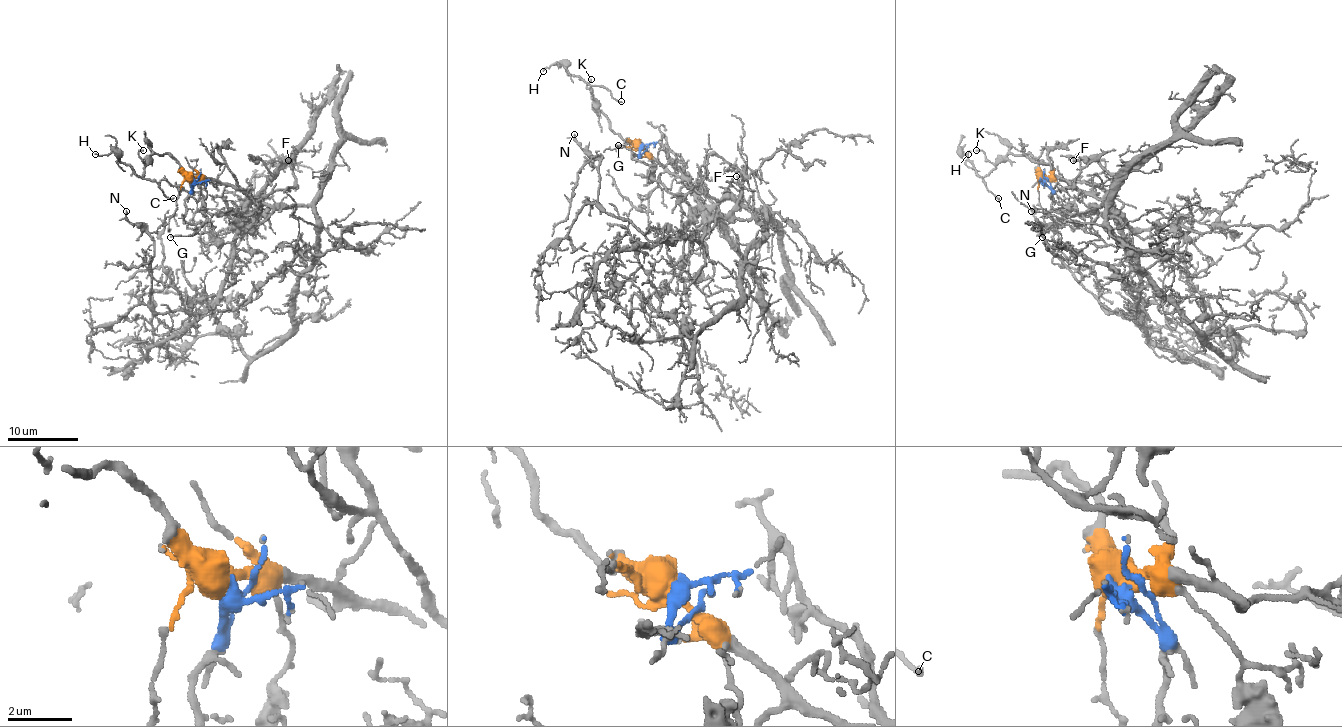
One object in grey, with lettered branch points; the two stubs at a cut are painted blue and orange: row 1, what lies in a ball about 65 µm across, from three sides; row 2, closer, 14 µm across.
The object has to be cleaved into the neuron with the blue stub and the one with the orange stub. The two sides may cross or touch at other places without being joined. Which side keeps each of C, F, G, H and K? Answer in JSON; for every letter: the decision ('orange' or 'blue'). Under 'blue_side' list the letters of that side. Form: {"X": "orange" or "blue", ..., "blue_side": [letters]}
{"C": "orange", "F": "blue", "G": "blue", "H": "orange", "K": "orange", "blue_side": ["F", "G"]}

